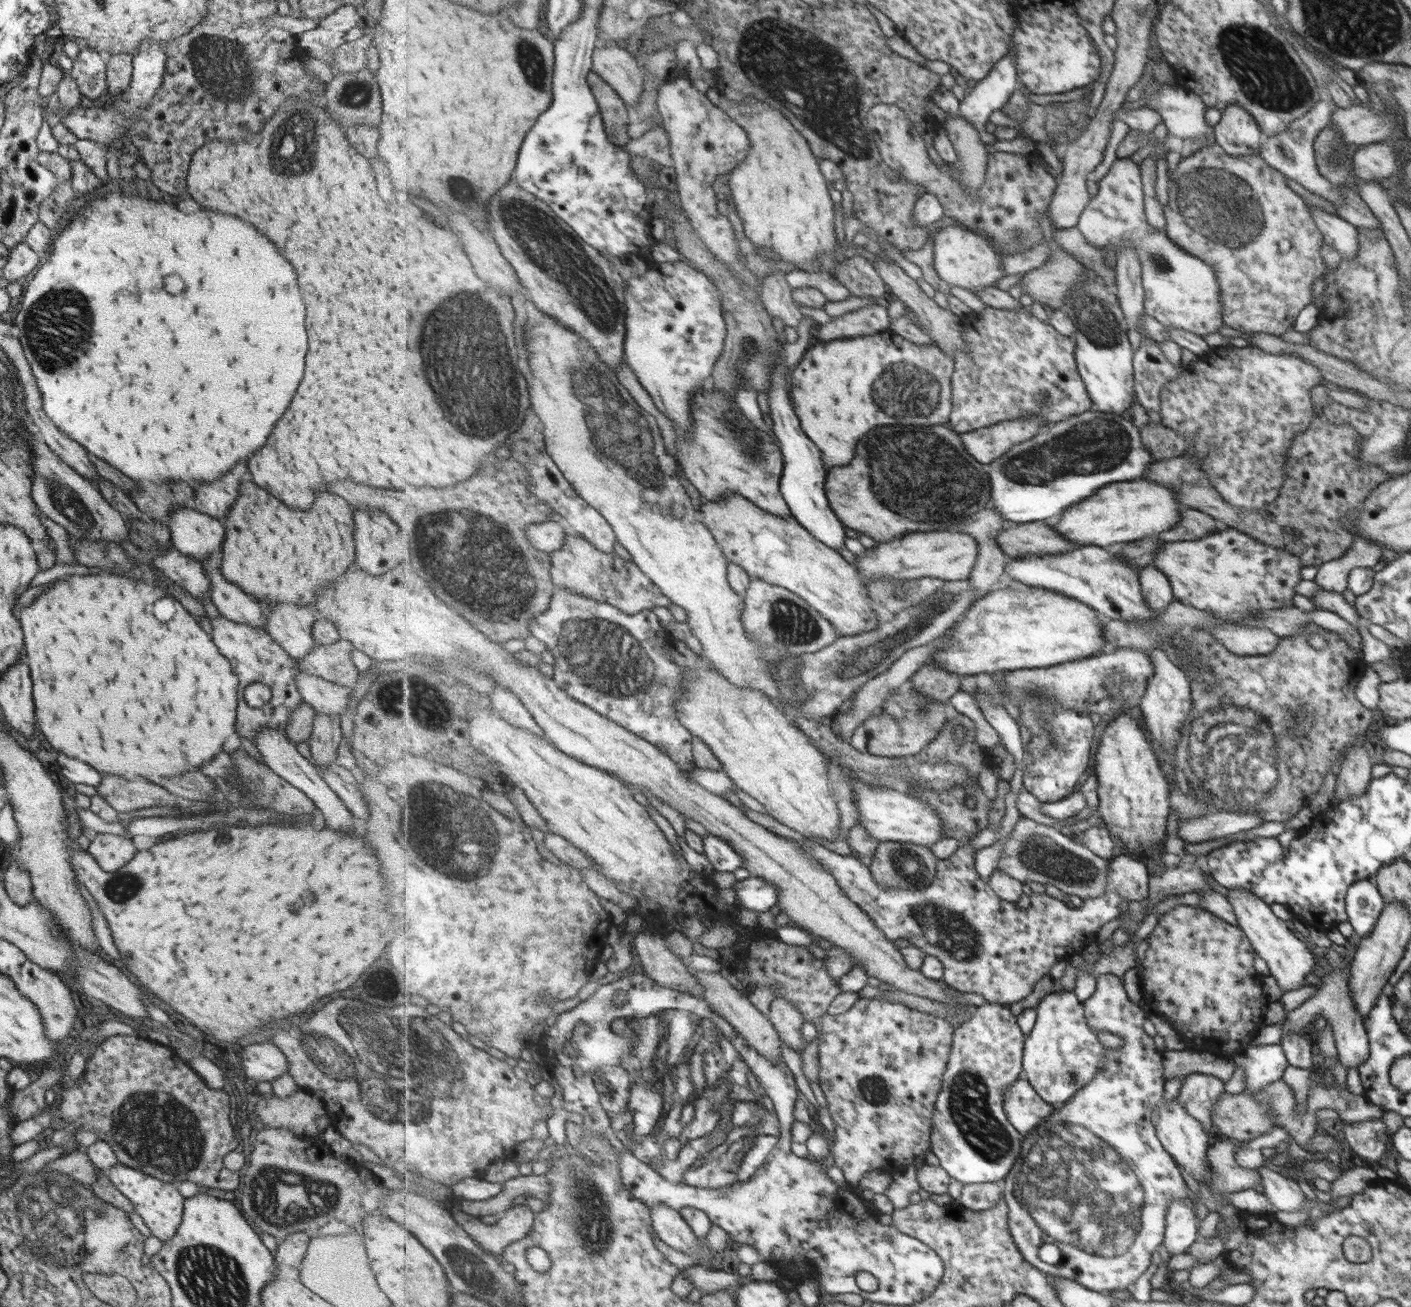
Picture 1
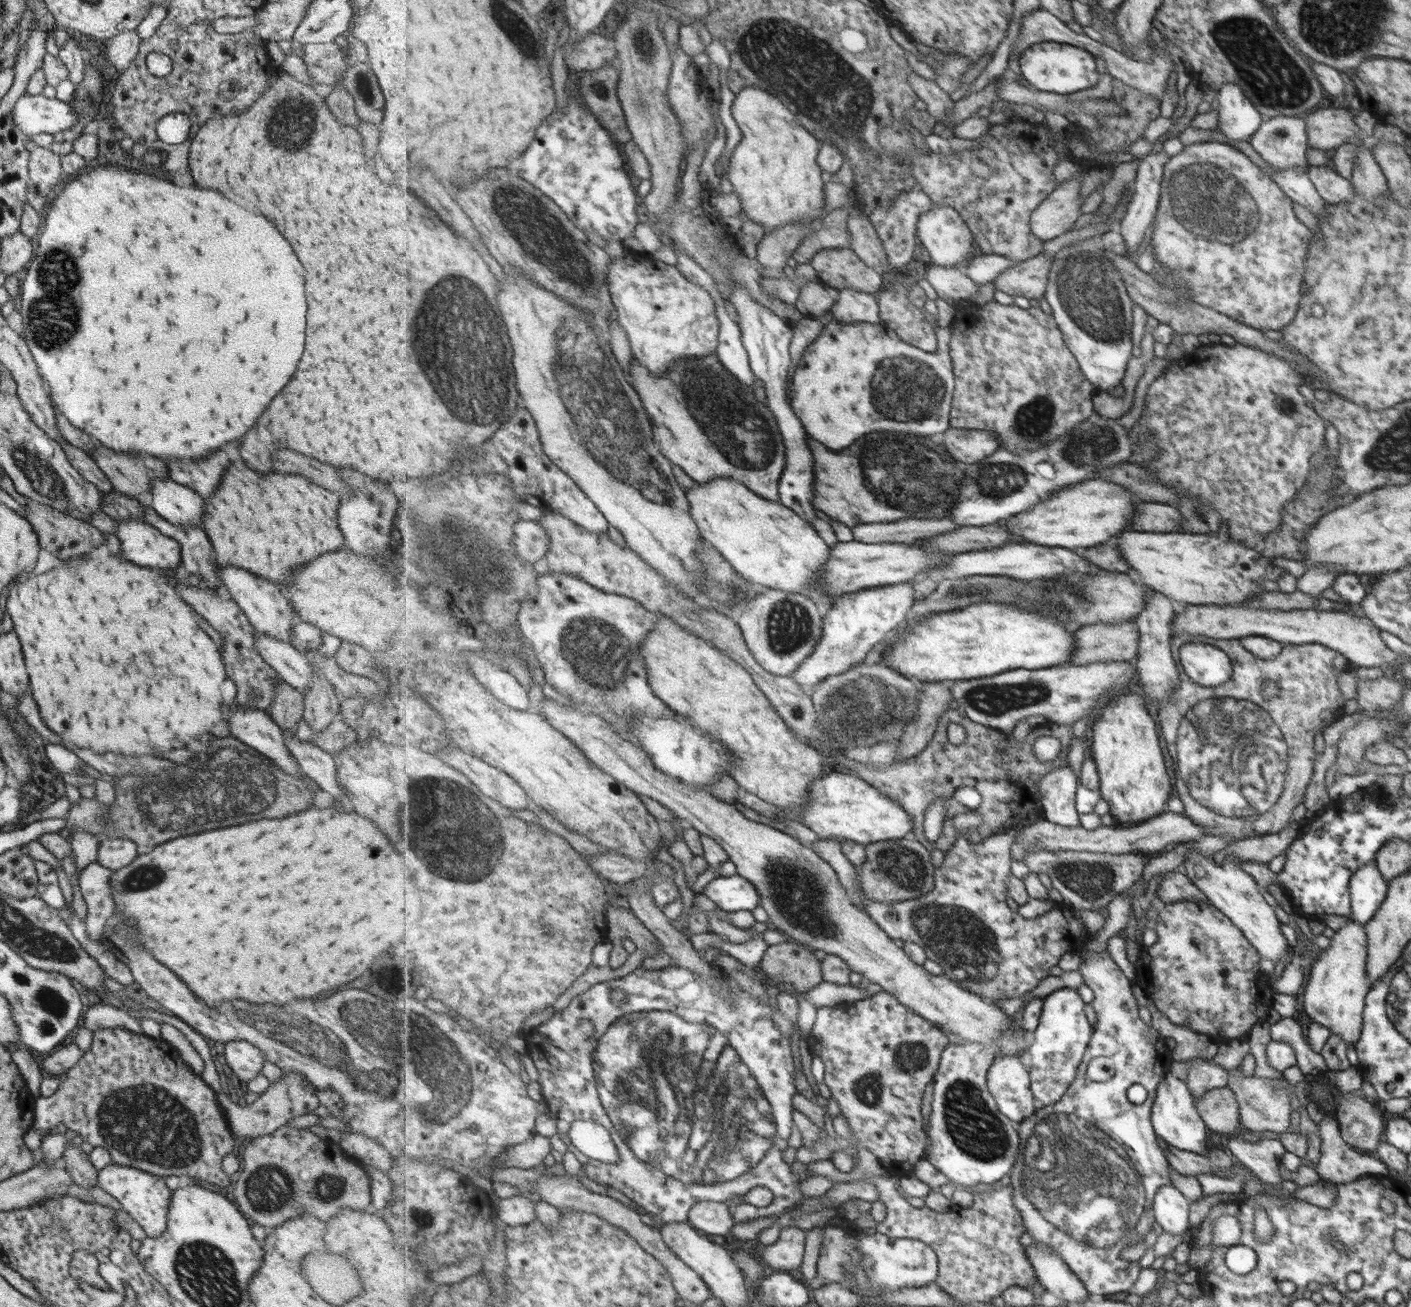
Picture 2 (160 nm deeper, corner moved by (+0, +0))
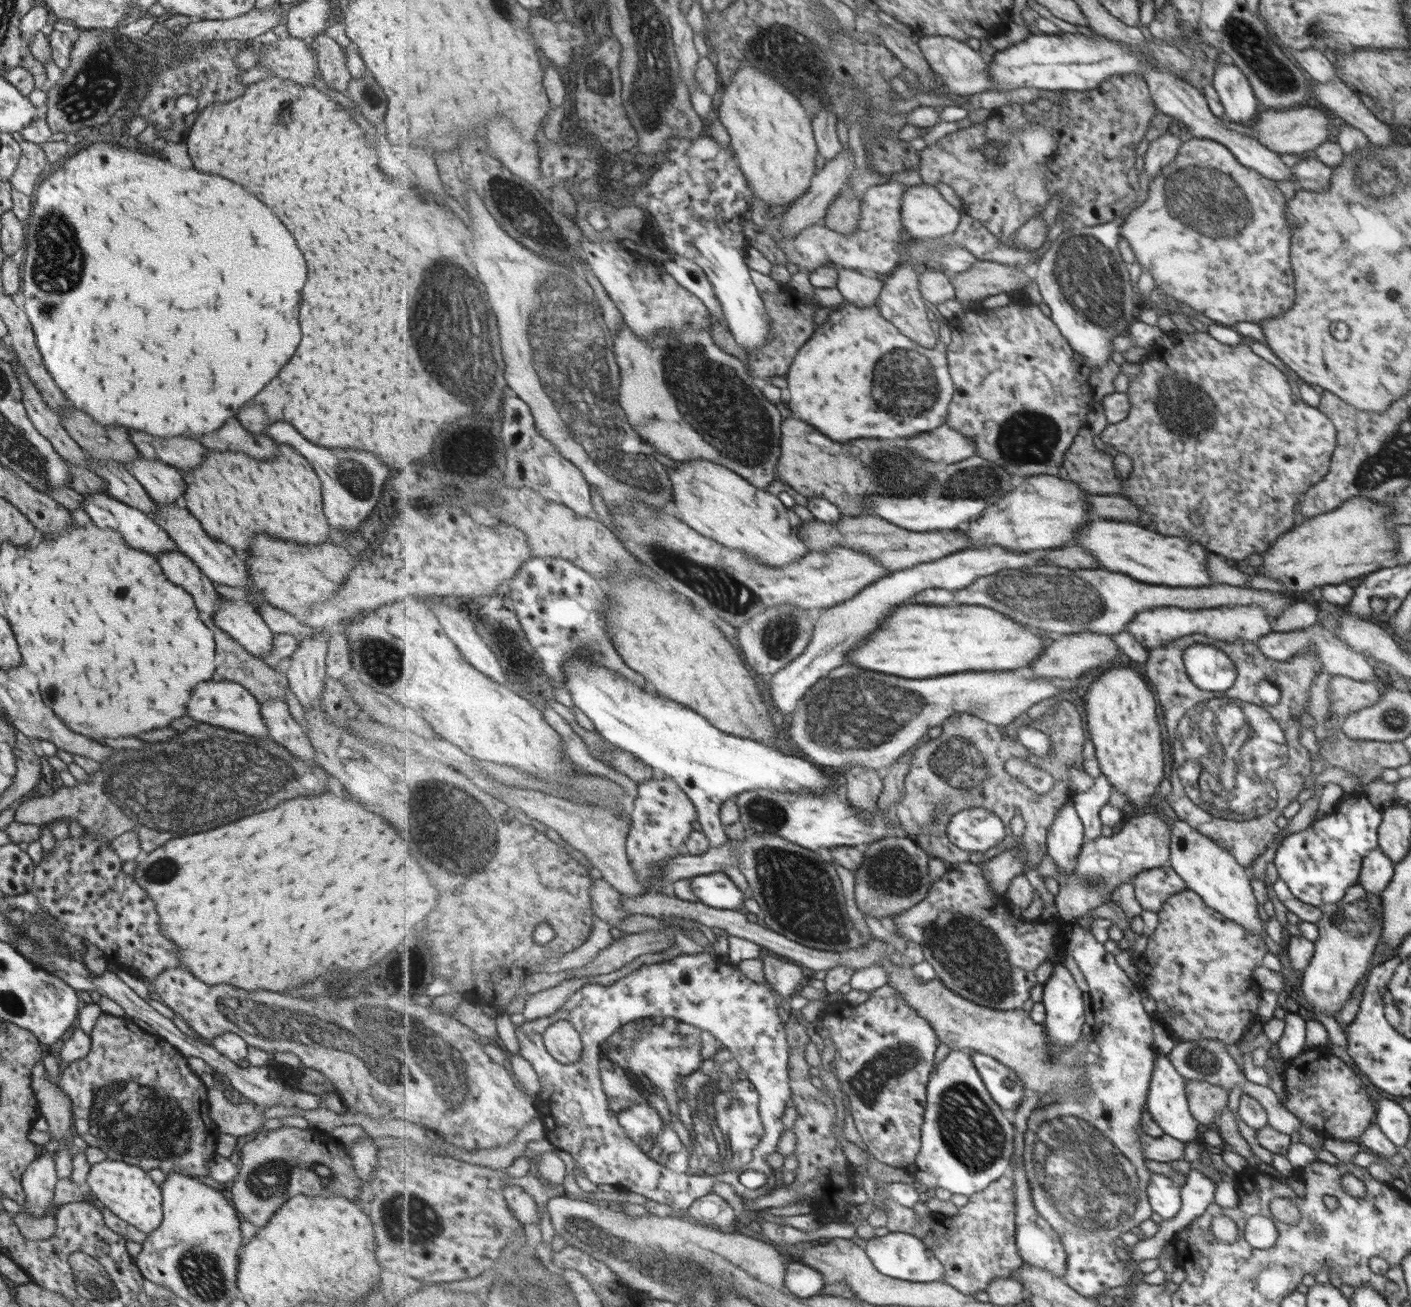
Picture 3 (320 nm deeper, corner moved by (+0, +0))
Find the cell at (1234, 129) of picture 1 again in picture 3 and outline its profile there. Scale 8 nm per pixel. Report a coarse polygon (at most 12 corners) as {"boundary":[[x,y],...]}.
{"boundary":[[1233,64],[1208,73],[1223,117],[1239,124],[1255,116],[1256,96]]}

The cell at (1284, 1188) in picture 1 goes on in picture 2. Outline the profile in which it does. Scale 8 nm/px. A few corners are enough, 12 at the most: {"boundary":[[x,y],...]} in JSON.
{"boundary":[[1234,1135],[1225,1144],[1234,1161],[1261,1182],[1282,1181],[1277,1139],[1248,1142]]}

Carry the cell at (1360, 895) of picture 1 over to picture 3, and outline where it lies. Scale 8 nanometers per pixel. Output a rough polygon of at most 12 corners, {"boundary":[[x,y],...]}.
{"boundary":[[1377,845],[1361,861],[1357,884],[1375,899],[1394,868]]}

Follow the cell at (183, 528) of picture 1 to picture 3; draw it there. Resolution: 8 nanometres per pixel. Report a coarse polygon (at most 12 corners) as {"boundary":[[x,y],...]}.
{"boundary":[[140,456],[127,466],[155,504],[180,503],[175,468]]}

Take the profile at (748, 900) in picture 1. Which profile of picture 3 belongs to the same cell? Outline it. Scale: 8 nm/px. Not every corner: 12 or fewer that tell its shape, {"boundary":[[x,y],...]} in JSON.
{"boundary":[[723,872],[690,879],[697,898],[713,908],[743,906],[739,890]]}

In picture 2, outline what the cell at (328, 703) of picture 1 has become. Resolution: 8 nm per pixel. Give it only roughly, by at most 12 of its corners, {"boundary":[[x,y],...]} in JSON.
{"boundary":[[253,630],[255,651],[301,694],[310,685],[308,652]]}

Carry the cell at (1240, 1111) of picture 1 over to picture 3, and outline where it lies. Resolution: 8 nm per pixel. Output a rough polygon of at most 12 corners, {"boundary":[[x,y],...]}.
{"boundary":[[1185,1081],[1188,1111],[1201,1125],[1217,1120],[1228,1091]]}

